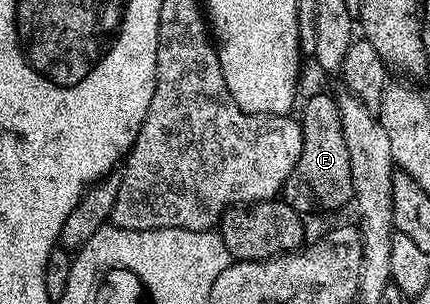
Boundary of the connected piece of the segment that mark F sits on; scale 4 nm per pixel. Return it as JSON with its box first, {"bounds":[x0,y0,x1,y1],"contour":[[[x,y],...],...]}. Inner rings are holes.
{"bounds":[282,92,353,214],"contour":[[[319,92],[303,104],[303,145],[301,158],[293,166],[293,174],[283,184],[282,200],[300,214],[307,212],[335,212],[352,203],[353,174],[349,166],[349,149],[345,146],[345,130],[341,130],[339,102],[334,95]]]}

